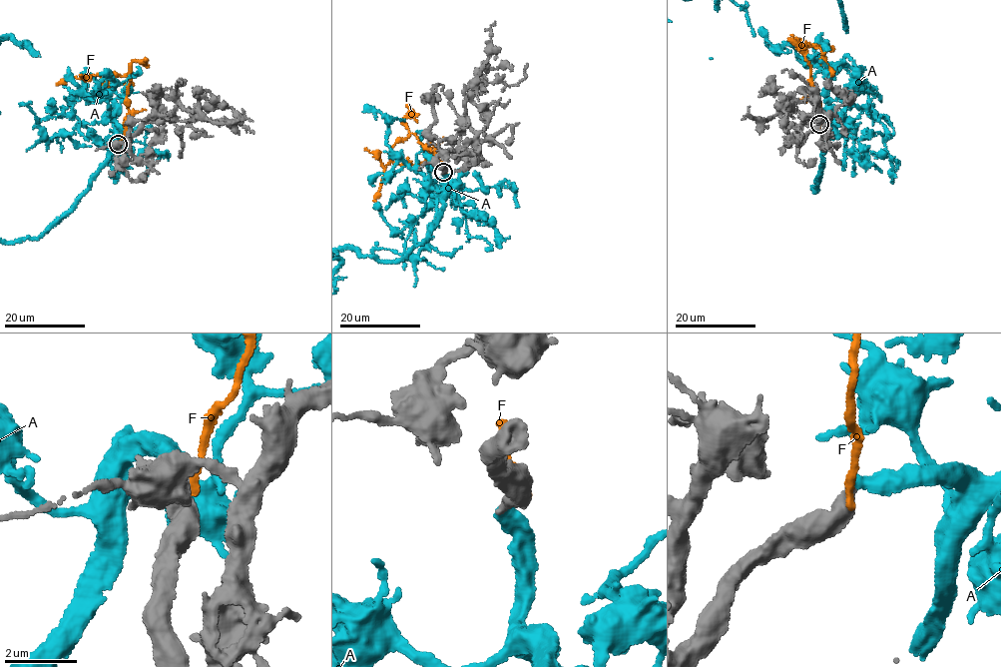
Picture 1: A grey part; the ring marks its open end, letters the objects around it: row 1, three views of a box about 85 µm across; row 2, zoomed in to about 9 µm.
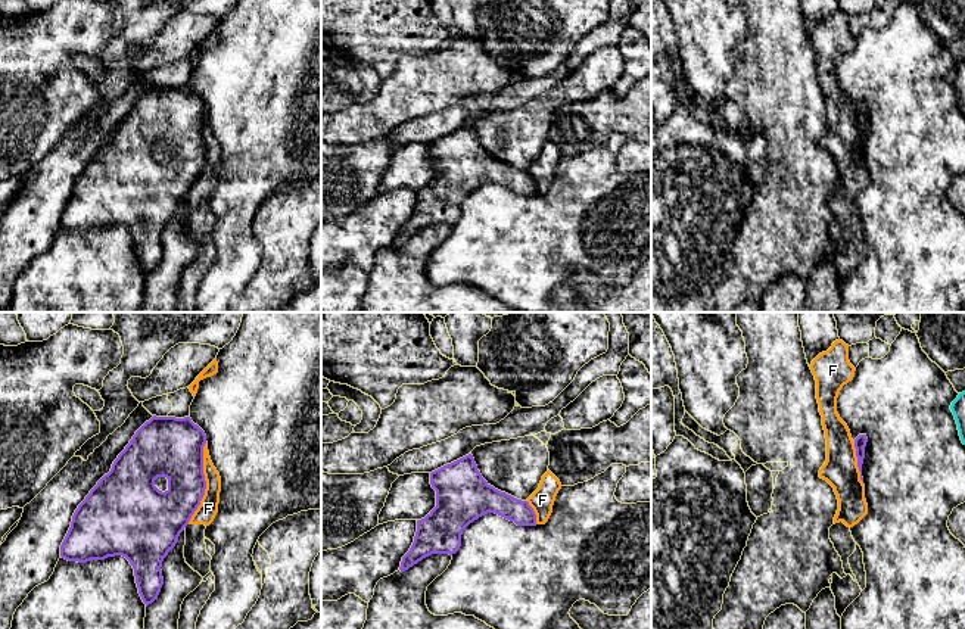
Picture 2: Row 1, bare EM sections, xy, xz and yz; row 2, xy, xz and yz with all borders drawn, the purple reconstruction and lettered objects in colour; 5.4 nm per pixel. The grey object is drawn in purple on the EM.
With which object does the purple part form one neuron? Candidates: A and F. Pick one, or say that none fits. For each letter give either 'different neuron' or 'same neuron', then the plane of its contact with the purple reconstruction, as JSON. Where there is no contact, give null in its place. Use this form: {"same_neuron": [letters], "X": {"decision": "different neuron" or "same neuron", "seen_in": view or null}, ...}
{"same_neuron": ["A"], "A": {"decision": "same neuron", "seen_in": null}, "F": {"decision": "different neuron", "seen_in": "xy"}}

